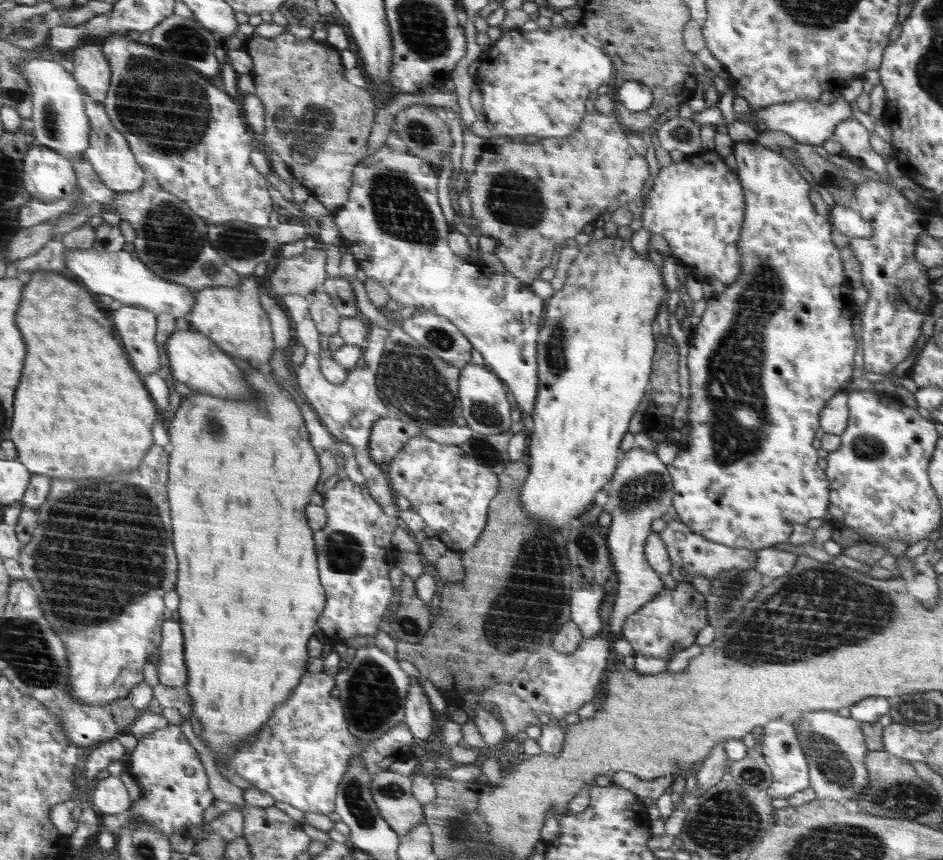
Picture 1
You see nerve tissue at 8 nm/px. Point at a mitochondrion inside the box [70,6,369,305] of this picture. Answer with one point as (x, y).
(169, 113)

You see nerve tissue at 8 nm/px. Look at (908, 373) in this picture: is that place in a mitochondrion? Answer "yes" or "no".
no

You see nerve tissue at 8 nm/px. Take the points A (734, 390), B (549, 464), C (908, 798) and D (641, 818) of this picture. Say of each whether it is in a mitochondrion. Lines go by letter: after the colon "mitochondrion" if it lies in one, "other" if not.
A: mitochondrion
B: other
C: mitochondrion
D: other

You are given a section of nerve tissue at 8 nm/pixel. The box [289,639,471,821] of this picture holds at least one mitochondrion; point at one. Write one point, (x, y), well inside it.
(372, 694)

